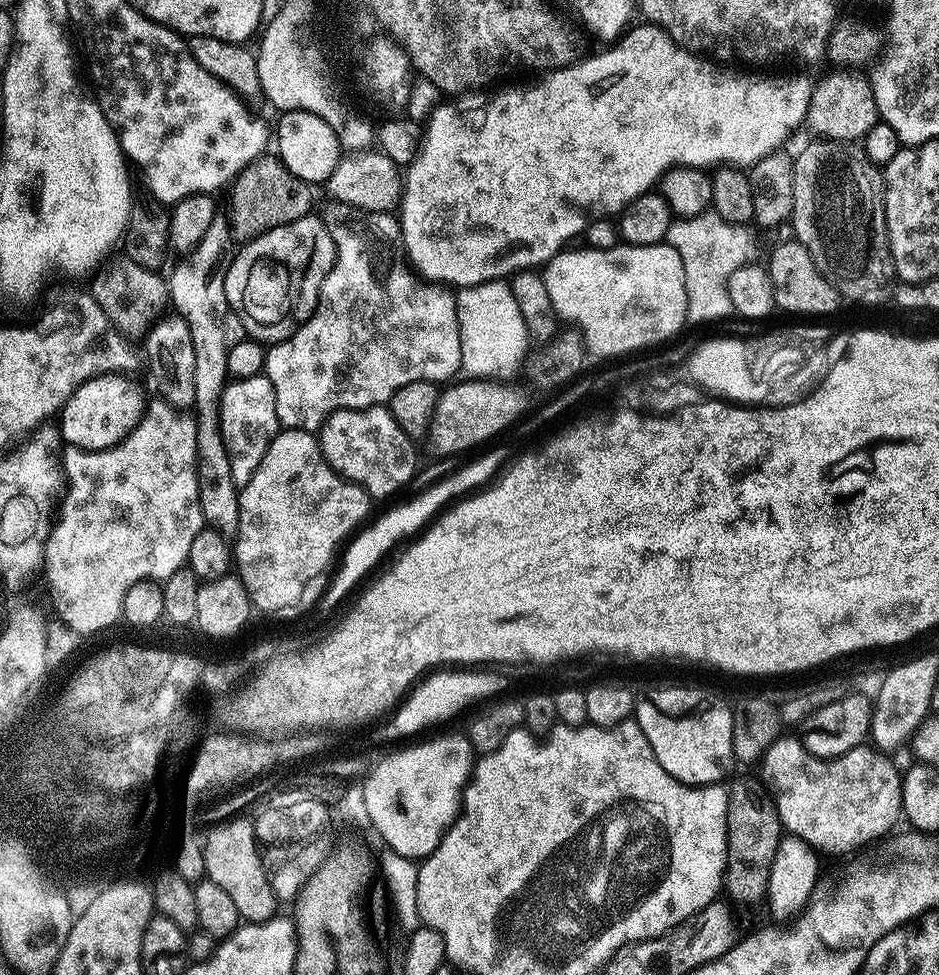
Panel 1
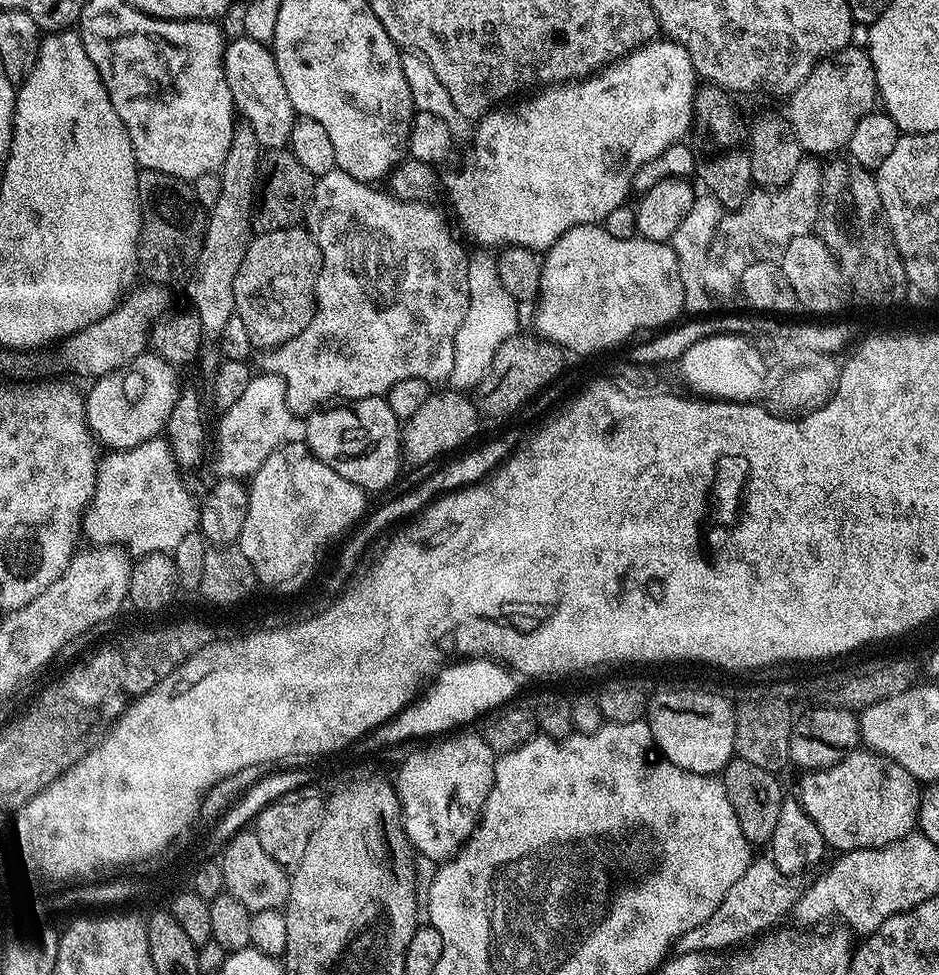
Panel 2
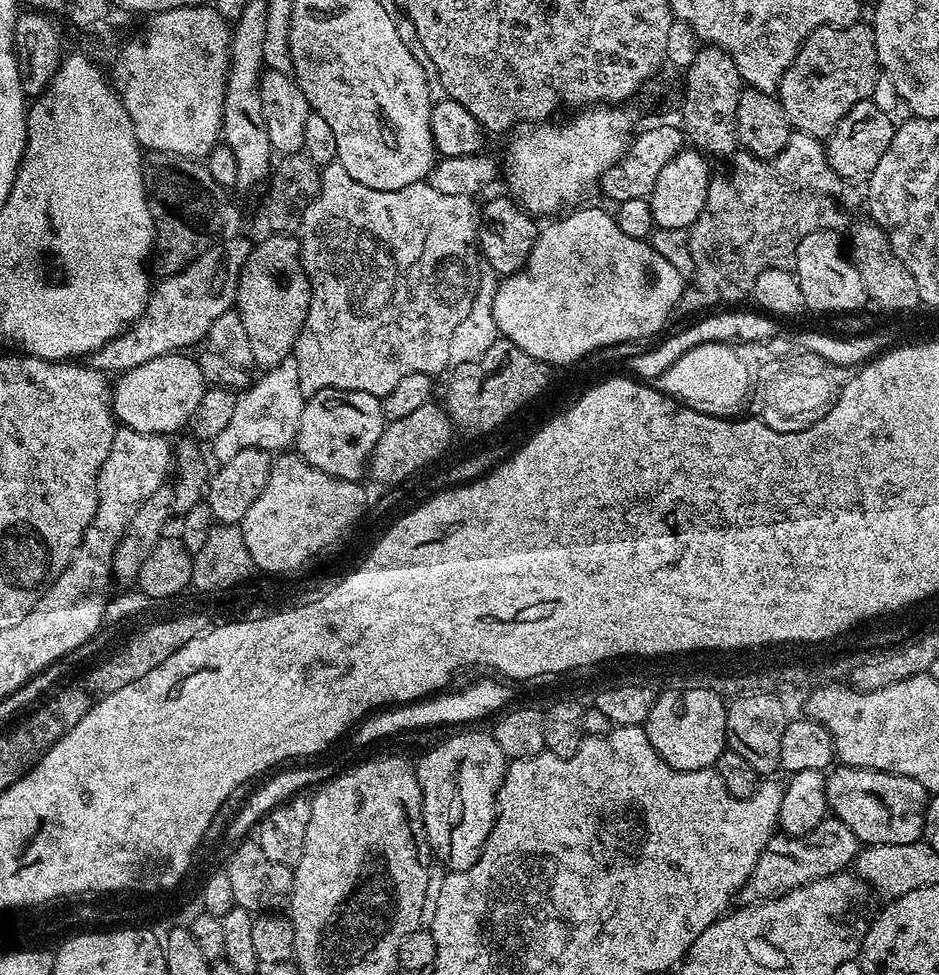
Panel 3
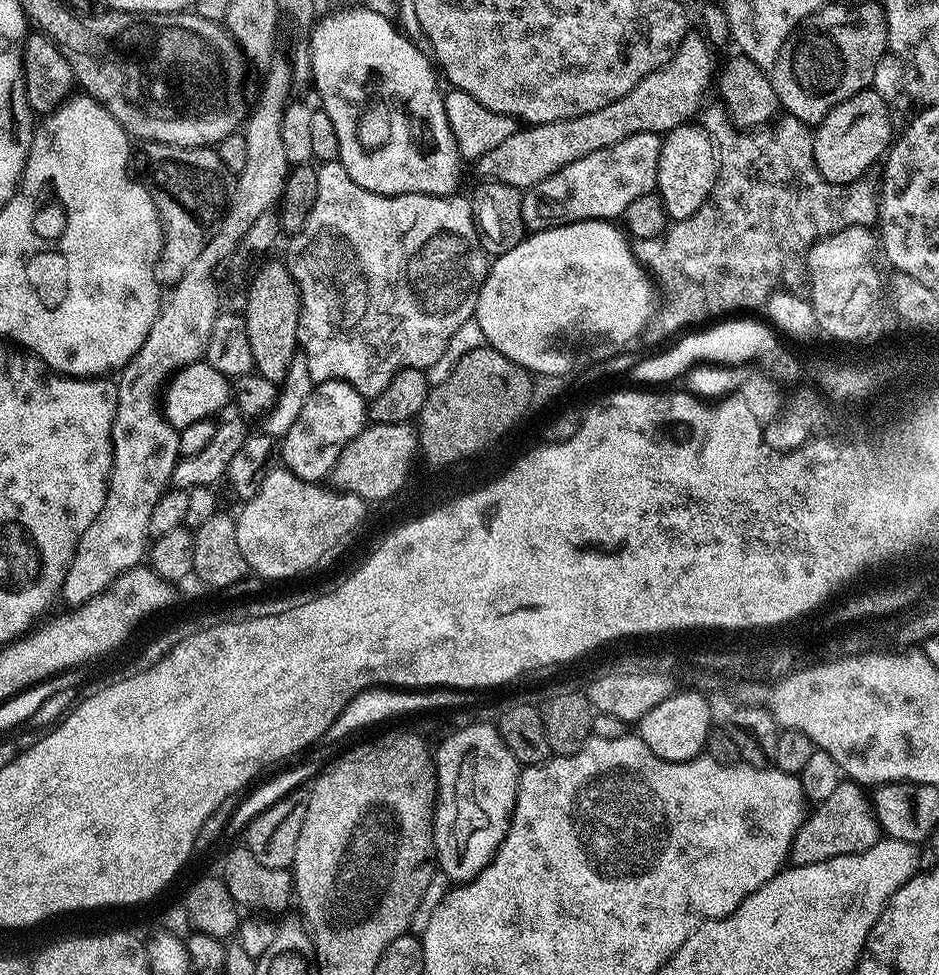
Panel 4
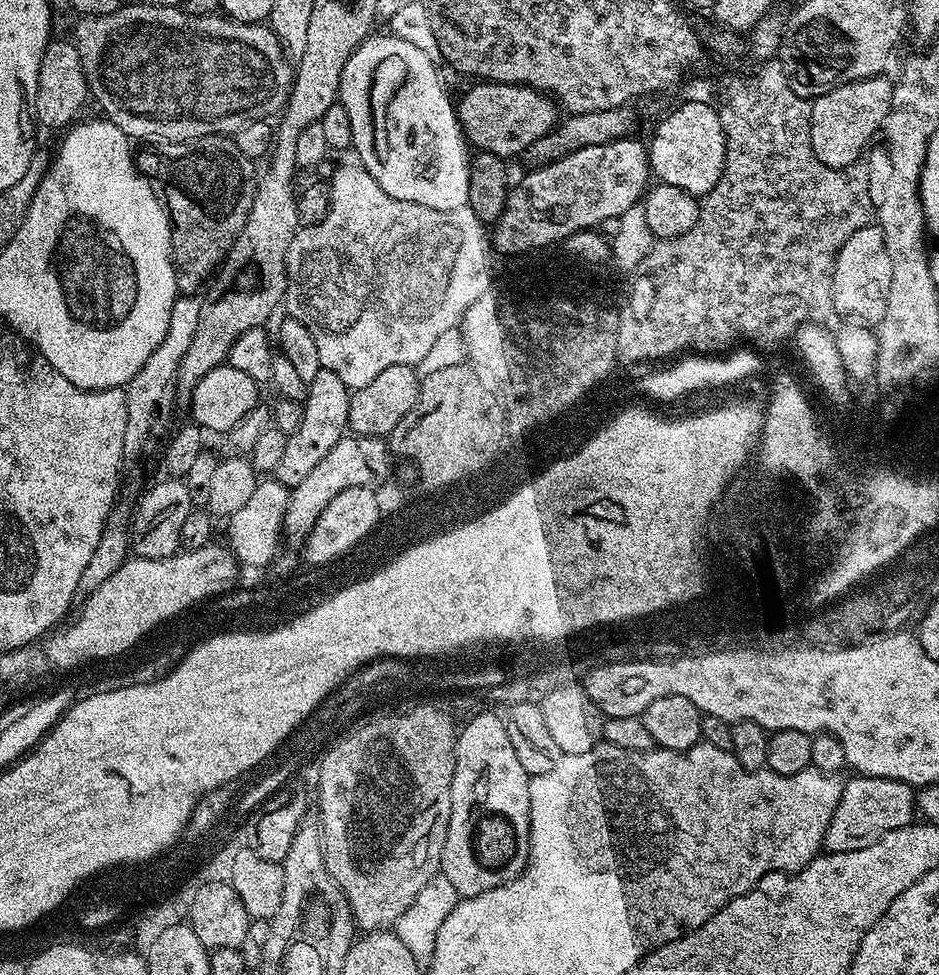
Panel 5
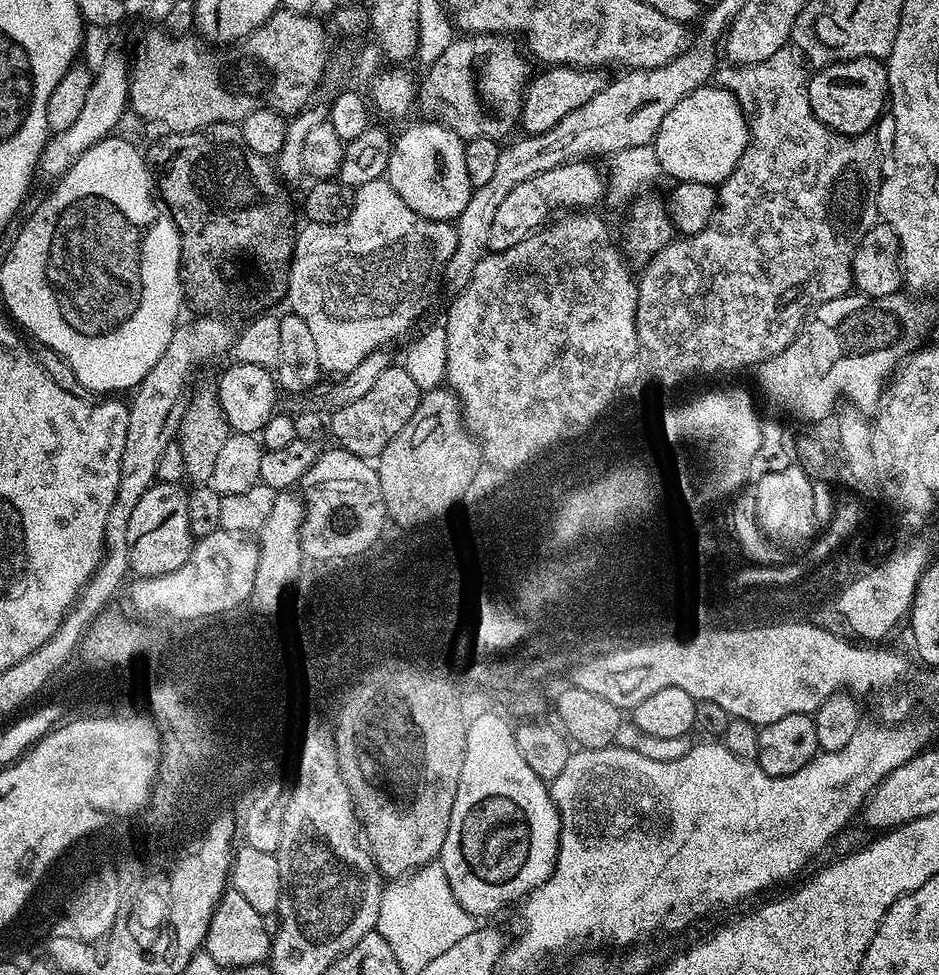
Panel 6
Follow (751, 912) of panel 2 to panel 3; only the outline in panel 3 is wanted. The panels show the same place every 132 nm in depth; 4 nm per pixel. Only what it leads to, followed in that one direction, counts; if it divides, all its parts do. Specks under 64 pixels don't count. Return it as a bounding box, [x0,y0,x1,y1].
[742,814,862,902]

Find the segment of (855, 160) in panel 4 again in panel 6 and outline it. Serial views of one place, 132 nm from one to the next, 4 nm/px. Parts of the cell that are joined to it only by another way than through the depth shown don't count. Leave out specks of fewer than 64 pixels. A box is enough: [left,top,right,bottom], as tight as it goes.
[808,58,889,136]

